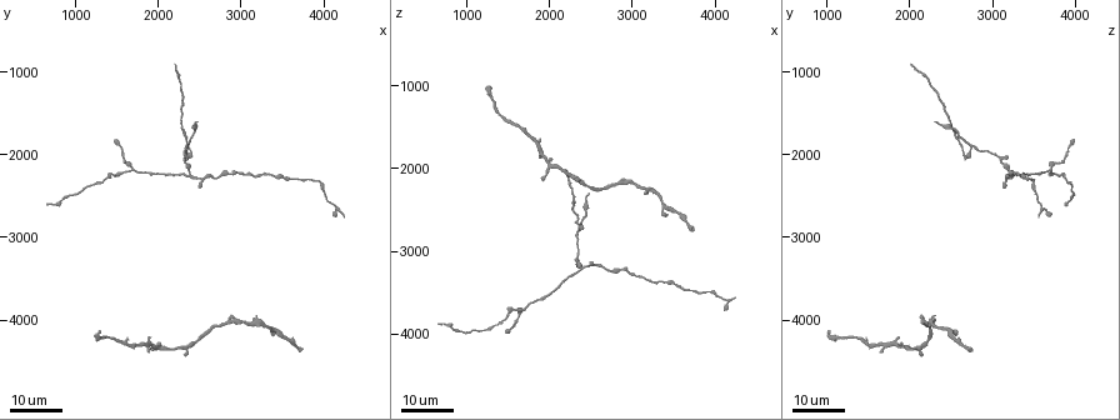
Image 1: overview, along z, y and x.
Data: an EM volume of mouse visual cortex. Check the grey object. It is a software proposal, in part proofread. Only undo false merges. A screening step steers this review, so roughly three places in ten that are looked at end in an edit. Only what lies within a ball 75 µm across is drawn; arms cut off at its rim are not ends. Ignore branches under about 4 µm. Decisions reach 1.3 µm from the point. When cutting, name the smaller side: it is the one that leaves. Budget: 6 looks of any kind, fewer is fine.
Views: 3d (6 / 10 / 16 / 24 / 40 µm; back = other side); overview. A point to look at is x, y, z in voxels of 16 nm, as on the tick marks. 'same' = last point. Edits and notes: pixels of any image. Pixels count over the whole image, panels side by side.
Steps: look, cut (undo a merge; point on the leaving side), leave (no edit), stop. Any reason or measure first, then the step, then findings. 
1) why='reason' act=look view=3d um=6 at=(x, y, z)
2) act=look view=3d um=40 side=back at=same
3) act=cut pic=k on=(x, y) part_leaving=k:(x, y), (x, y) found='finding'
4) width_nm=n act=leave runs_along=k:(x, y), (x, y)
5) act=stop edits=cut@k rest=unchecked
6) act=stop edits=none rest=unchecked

why='calibre changes' act=look view=3d um=16 at=(2750, 2250, 3200)

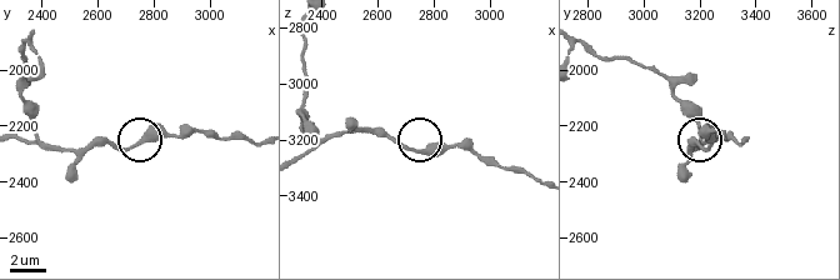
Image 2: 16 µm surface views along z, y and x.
why='zoom in' act=look view=3d um=6 at=(2750, 2260, 3240)

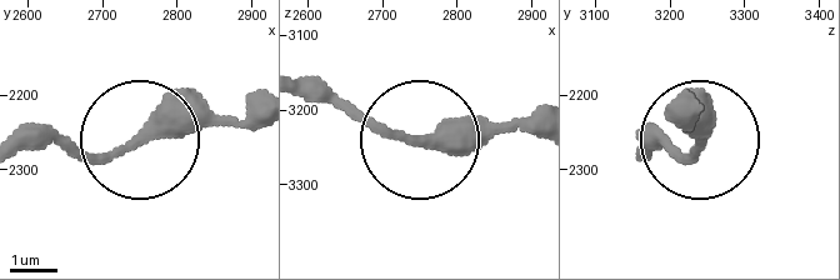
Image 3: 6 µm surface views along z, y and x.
act=look view=3d um=6 side=back at=(2760, 2255, 3235)

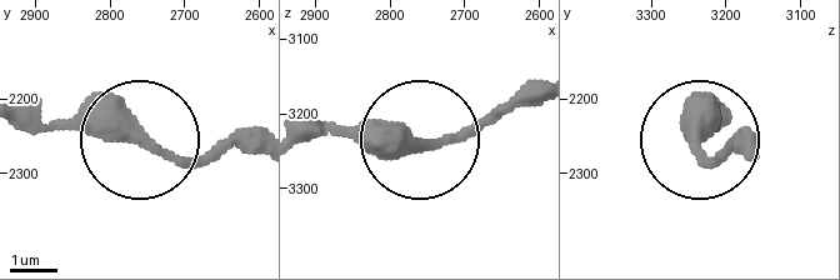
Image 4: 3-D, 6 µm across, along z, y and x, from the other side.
act=leave runs_along=4:(25, 124), (120, 131), (180, 155), (248, 155) found='one cell here'

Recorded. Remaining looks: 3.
why='arms part here' act=look view=3d um=24 at=(1700, 2150, 3700)

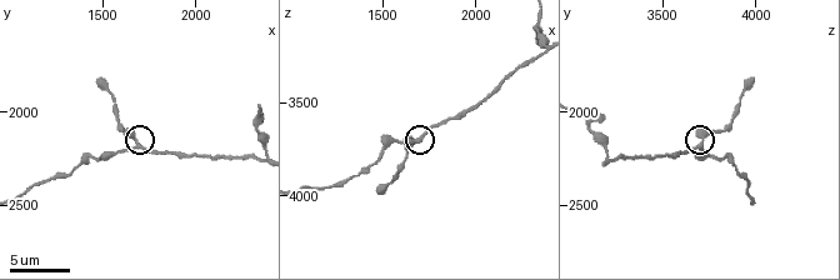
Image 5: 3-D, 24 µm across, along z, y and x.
why='closer look' act=look view=3d um=6 at=(1680, 2200, 3720)

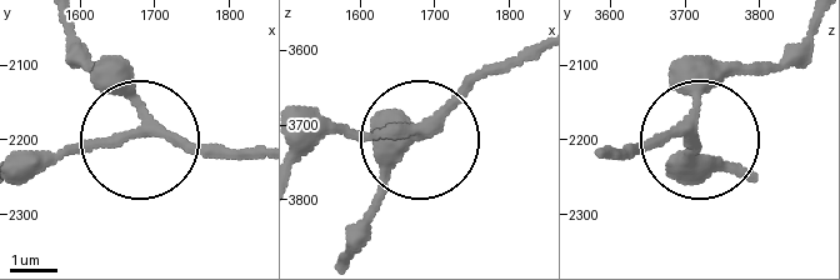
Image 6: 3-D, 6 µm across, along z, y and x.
width_nm=240 act=leave runs_along=6:(529, 48), (493, 68), (354, 219) found='continuous, no second cell'

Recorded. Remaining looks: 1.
act=stop edits=none rest=unchecked

